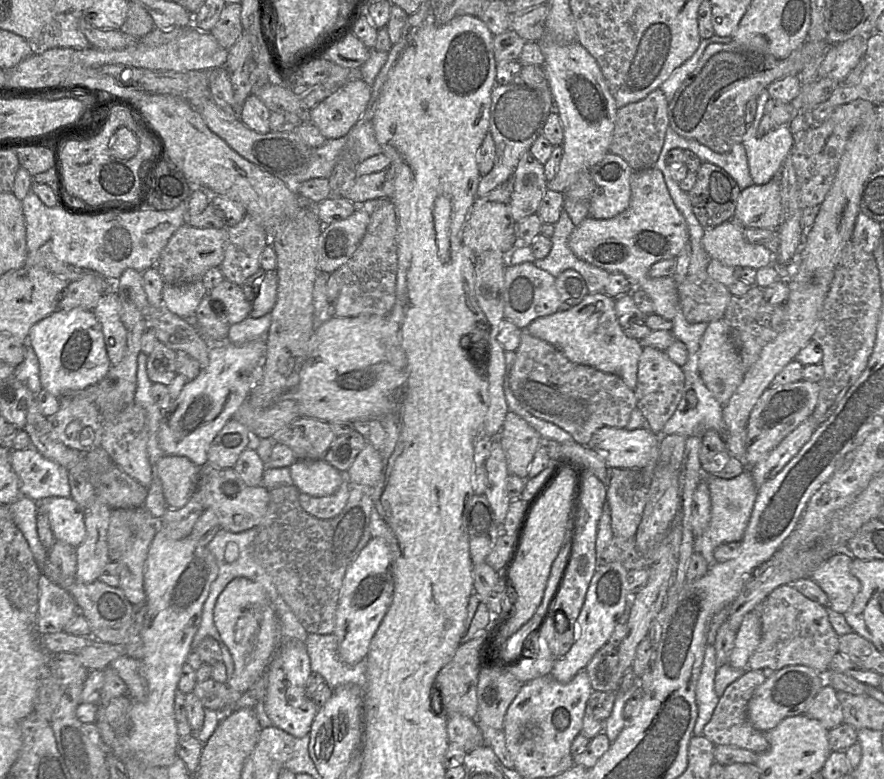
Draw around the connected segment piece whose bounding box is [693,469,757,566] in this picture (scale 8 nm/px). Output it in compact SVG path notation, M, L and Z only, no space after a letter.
M749 469L729 479L710 475L707 485L711 500L711 518L704 533L695 537L693 550L700 553L711 566L715 563L714 550L718 545L742 539L757 496L757 487Z

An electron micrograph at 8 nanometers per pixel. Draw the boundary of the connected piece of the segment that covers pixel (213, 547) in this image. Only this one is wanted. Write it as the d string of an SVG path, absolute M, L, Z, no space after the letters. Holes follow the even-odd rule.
M289 468L266 469L260 486L265 487L269 491L269 504L263 521L257 527L241 533L233 533L220 529L207 545L207 548L216 560L219 571L217 578L211 584L208 597L203 605L201 622L192 640L190 652L204 638L214 638L220 648L222 663L226 668L228 680L234 673L234 663L228 648L223 643L215 626L214 608L218 597L231 581L236 578L260 580L265 584L268 591L271 585L273 587L275 585L280 597L308 634L333 634L339 593L345 573L349 565L356 559L371 539L370 513L373 488L369 486L349 483L349 498L346 506L338 516L327 520L317 519L303 510L299 502L300 492L293 485ZM231 543L238 547L238 558L232 563L228 563L225 560L225 551Z

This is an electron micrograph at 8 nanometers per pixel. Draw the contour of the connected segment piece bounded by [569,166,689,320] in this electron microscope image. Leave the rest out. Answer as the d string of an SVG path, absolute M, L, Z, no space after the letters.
M655 166L635 171L630 179L631 198L628 207L615 217L609 219L596 219L588 216L575 226L569 238L569 247L580 259L604 269L608 273L622 273L635 286L644 290L651 298L654 313L668 320L672 320L680 309L677 283L674 277L649 276L649 269L657 261L676 258L689 239L687 223L674 204L662 172Z

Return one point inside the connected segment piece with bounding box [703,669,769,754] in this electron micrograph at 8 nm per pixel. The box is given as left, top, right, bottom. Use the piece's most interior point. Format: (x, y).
(729, 725)

